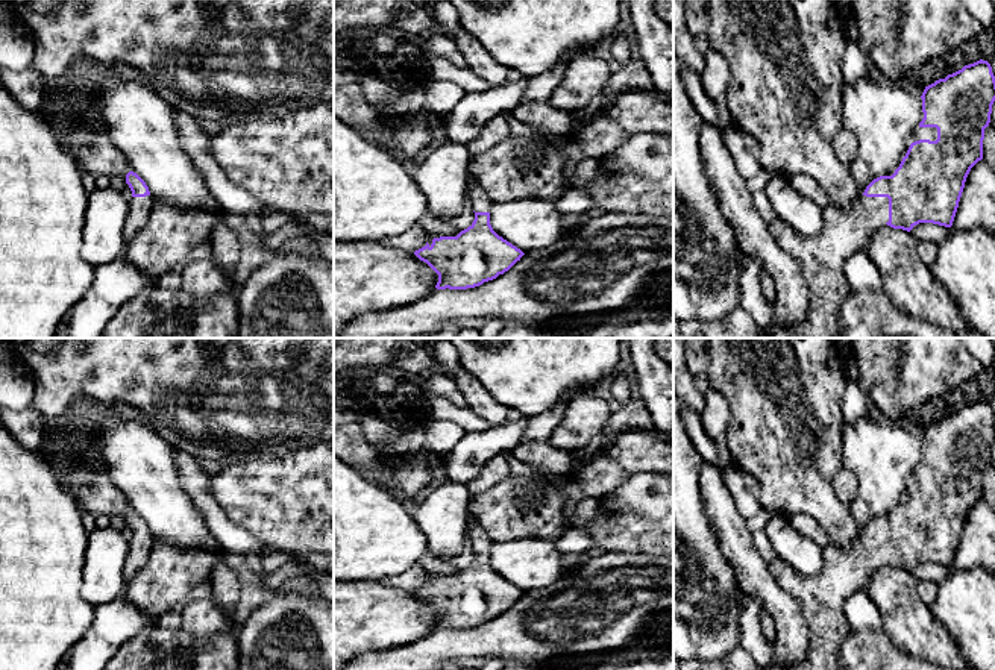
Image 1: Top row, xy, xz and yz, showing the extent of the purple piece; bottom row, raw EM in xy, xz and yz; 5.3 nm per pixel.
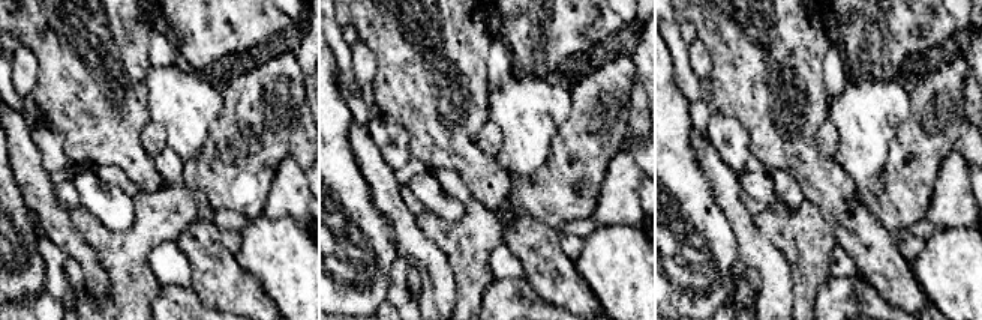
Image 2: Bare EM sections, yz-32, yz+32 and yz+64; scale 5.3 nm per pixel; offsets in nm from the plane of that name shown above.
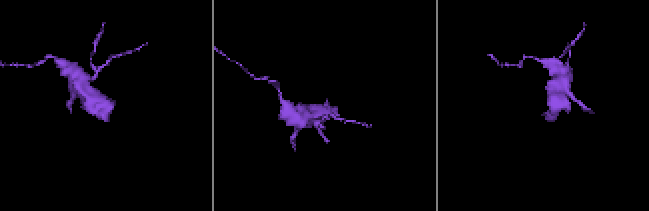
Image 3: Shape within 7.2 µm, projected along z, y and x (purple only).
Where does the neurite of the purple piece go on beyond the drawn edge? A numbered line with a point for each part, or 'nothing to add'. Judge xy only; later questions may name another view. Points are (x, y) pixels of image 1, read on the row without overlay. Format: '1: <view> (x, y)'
1: xy (140, 547)

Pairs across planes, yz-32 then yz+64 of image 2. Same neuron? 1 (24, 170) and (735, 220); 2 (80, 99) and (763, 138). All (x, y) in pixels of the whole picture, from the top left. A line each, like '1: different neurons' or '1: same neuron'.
1: same neuron
2: same neuron

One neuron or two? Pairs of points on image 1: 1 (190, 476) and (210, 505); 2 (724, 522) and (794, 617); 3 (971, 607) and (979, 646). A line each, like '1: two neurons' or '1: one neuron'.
1: one neuron
2: one neuron
3: one neuron

